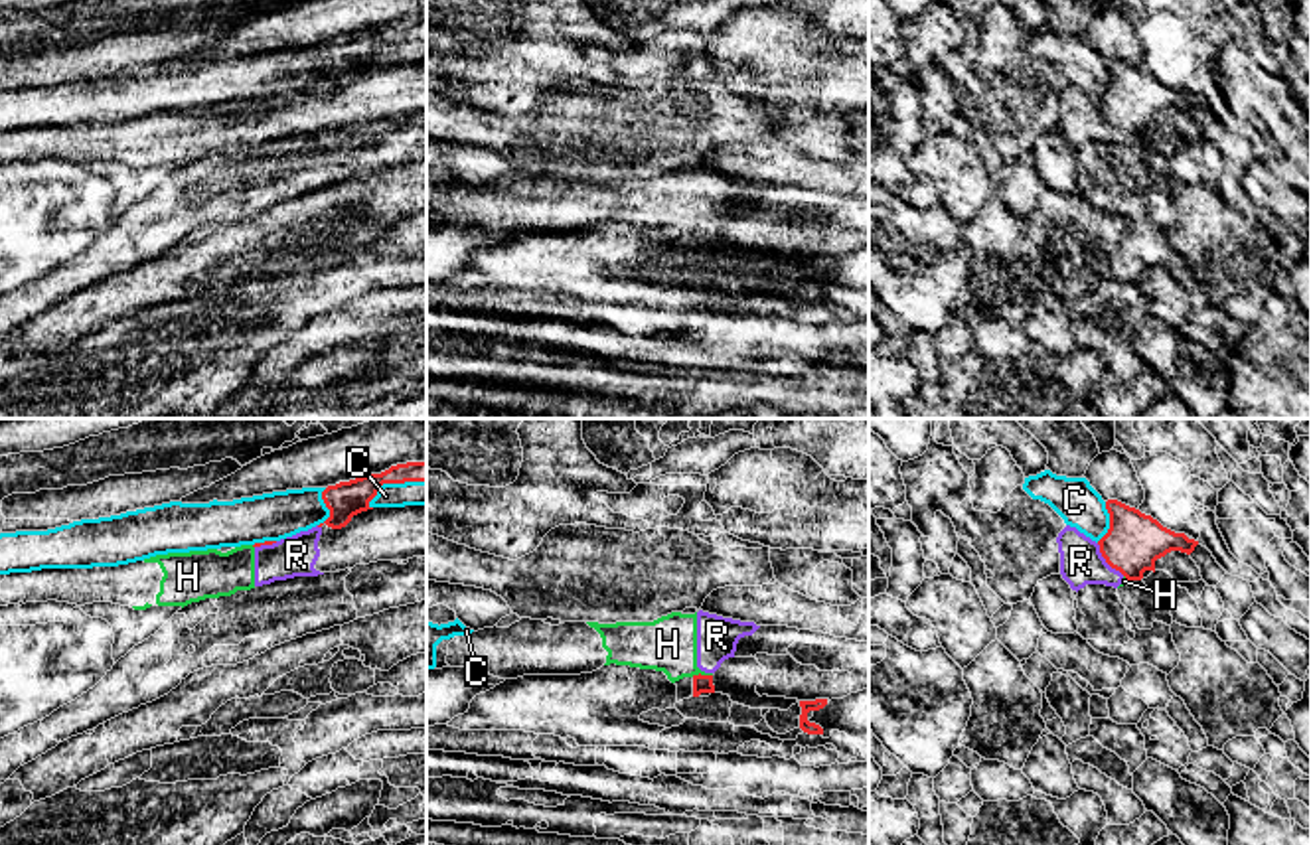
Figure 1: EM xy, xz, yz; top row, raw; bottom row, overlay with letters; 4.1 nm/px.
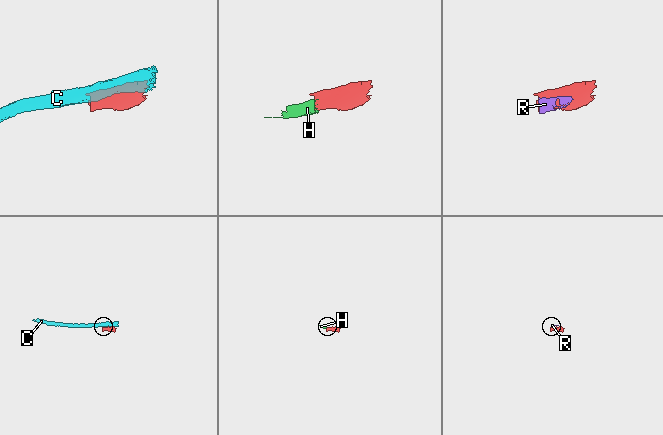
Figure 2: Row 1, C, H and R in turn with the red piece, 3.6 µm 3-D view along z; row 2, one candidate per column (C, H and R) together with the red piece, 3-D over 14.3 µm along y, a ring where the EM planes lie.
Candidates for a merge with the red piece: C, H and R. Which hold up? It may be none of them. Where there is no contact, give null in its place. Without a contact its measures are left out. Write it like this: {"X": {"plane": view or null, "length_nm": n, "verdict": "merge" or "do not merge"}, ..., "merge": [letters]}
{"C": {"plane": "xy", "length_nm": 260, "verdict": "do not merge"}, "H": {"plane": "xz", "length_nm": 90, "verdict": "do not merge"}, "R": {"plane": "yz", "length_nm": 180, "verdict": "do not merge"}, "merge": []}

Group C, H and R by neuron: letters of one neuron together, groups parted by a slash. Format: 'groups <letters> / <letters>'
groups C / H R

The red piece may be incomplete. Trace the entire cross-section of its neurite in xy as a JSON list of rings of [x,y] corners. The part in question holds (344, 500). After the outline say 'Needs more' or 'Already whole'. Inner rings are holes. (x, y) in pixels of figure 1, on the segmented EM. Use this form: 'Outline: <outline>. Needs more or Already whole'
Outline: [[[407,462],[391,466],[381,474],[365,474],[361,478],[328,486],[322,499],[330,509],[324,521],[332,529],[346,527],[353,515],[373,509],[369,501],[383,484],[426,482],[426,462]]]. Already whole

